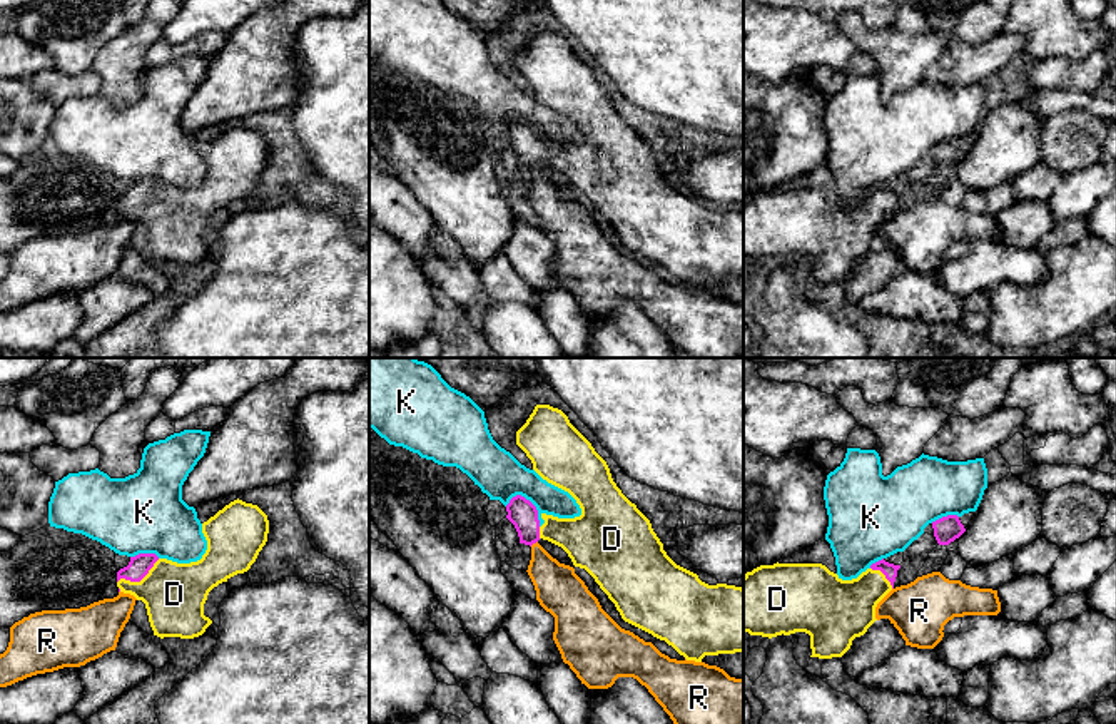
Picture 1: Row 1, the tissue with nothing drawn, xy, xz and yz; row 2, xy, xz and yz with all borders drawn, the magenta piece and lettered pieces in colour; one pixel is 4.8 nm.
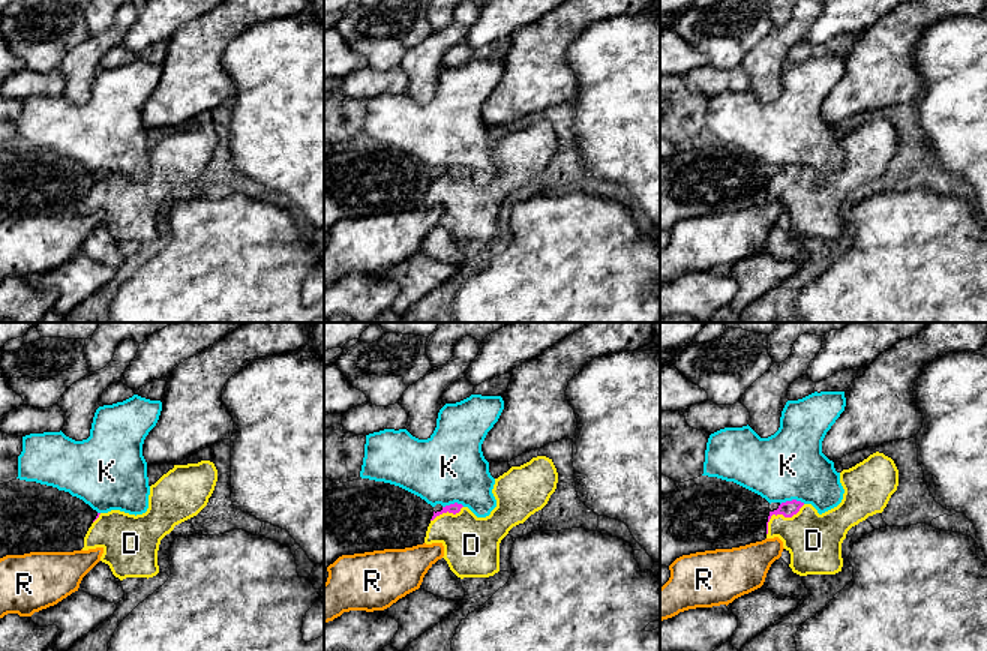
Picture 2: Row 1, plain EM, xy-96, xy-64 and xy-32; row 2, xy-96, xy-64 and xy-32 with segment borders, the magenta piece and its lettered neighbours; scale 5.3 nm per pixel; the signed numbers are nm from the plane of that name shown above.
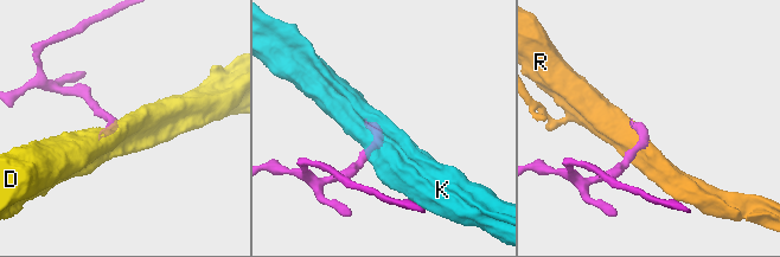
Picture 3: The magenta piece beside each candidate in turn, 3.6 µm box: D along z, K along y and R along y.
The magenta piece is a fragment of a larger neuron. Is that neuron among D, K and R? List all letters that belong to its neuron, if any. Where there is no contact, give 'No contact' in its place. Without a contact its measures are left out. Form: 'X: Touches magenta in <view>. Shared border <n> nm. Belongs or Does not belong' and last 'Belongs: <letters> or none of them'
D: Touches magenta in xy. Shared border 240 nm. Belongs
K: Touches magenta in xz. Shared border 200 nm. Does not belong
R: Touches magenta in xz. Shared border 50 nm. Does not belong
Belongs: D

